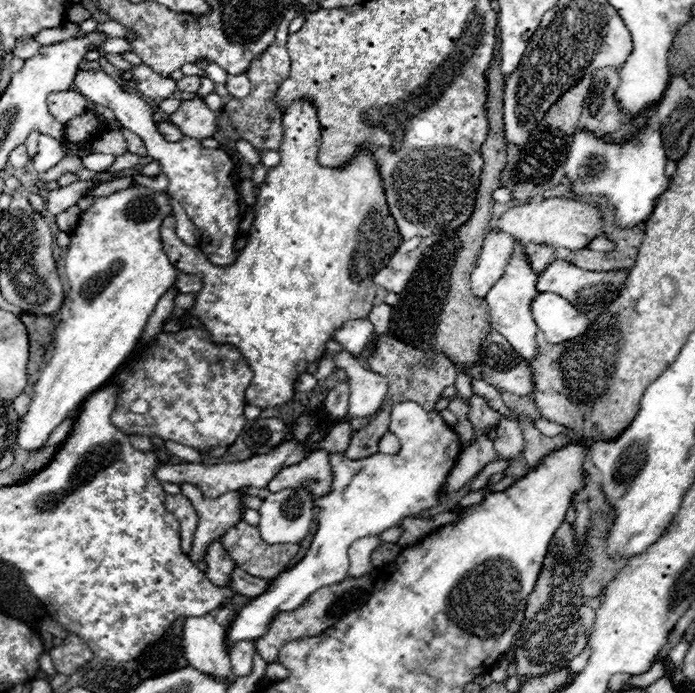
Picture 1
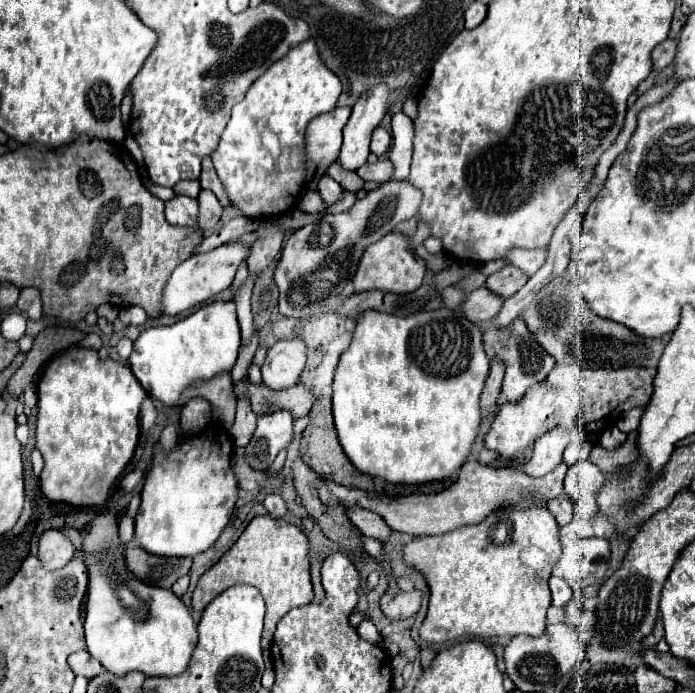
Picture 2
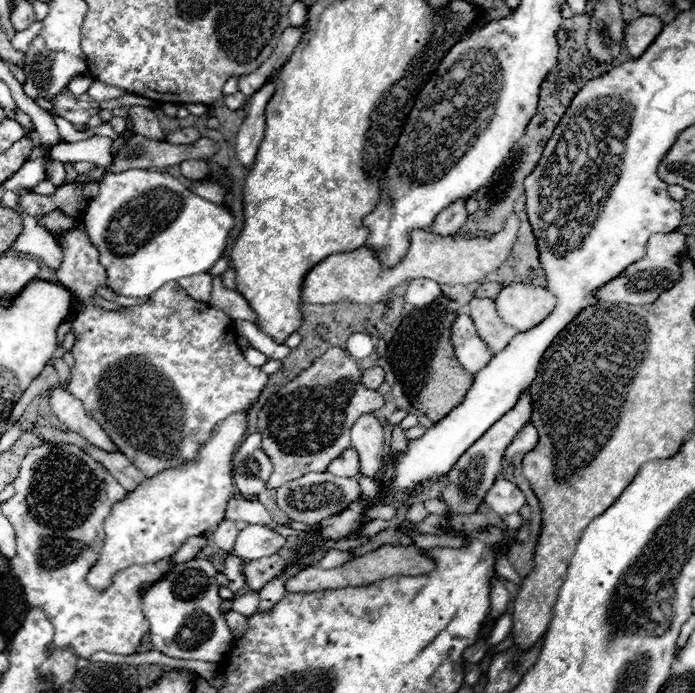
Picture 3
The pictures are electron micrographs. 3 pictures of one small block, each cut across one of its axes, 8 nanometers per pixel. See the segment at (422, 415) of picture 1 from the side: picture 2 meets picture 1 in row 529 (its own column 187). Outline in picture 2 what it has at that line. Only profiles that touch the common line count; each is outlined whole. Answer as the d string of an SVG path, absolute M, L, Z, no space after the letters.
M212 302L170 326L154 326L144 330L134 342L130 368L152 398L164 402L166 406L178 406L188 386L230 372L238 358L238 348L240 326L236 320L234 302Z

